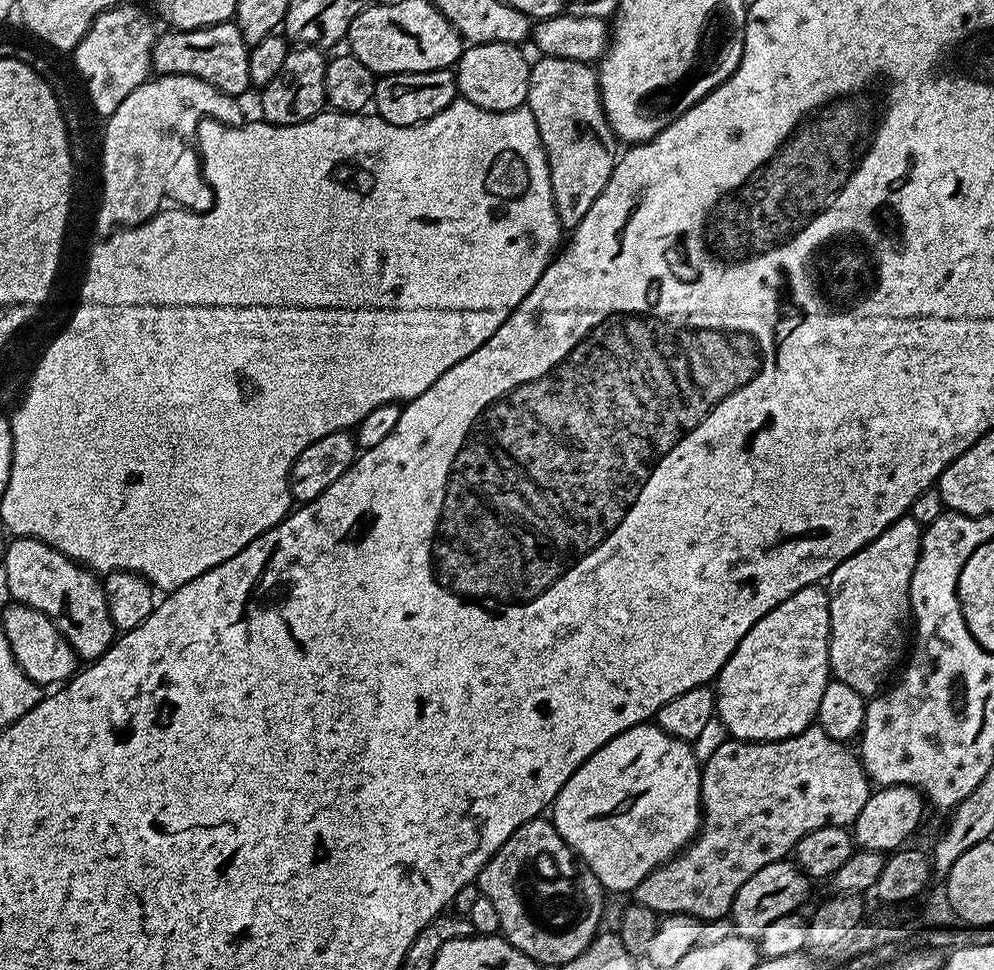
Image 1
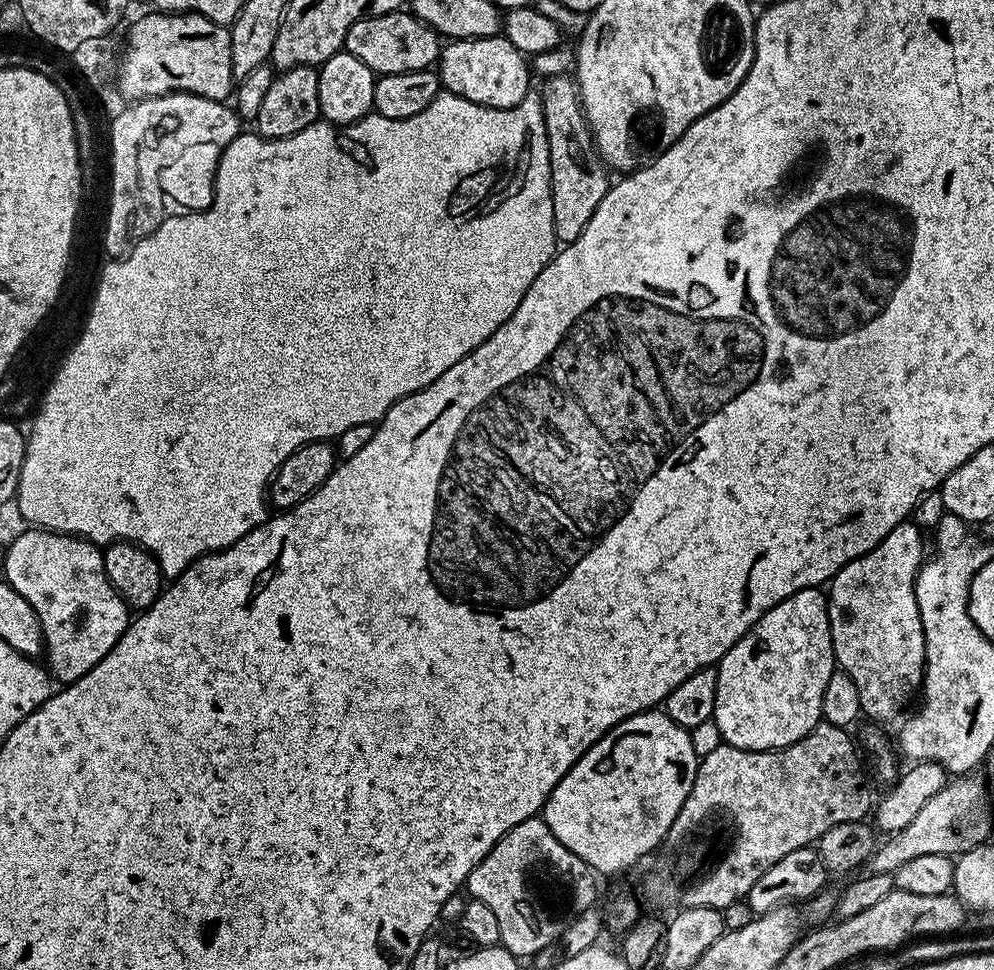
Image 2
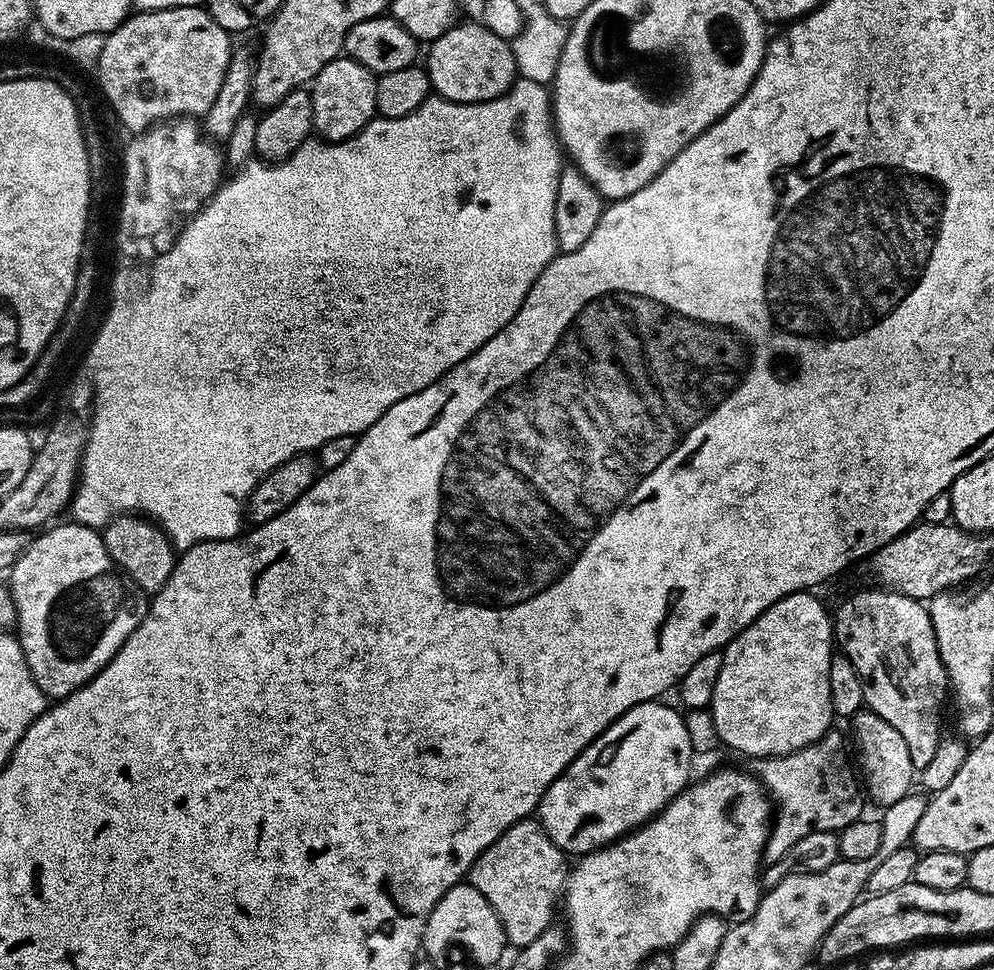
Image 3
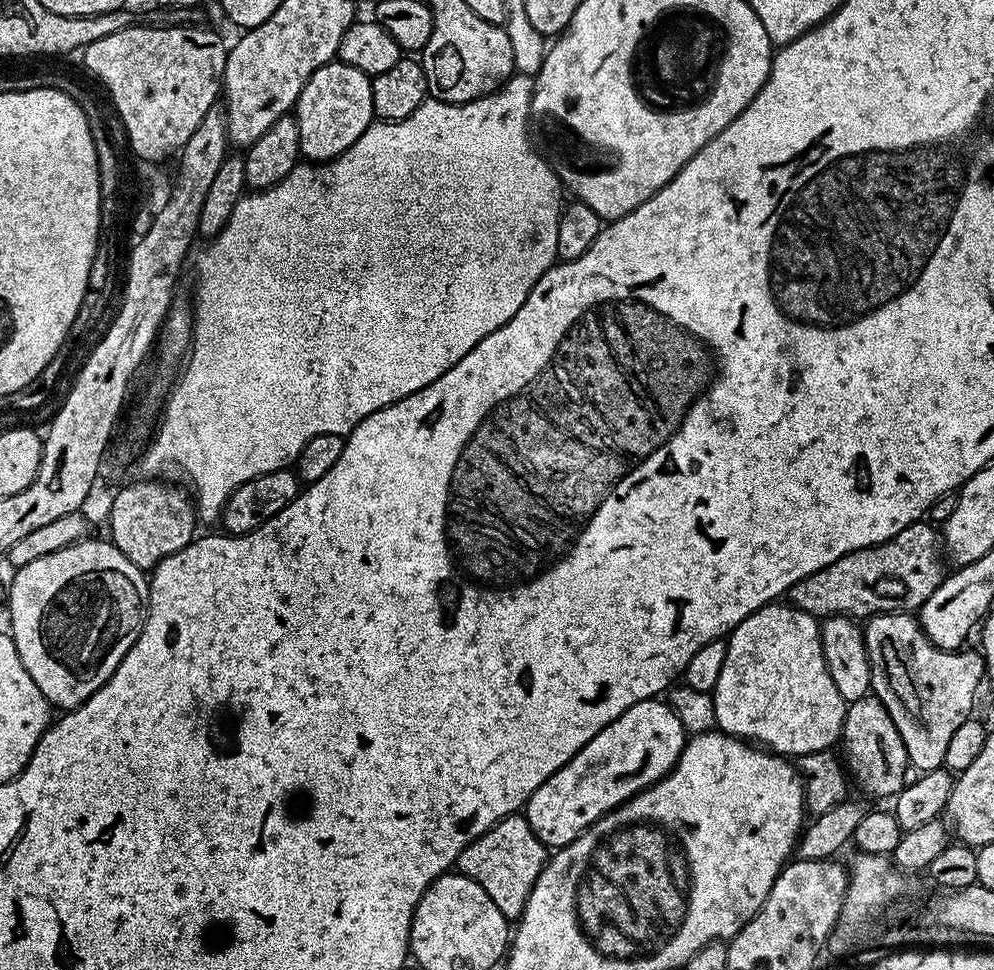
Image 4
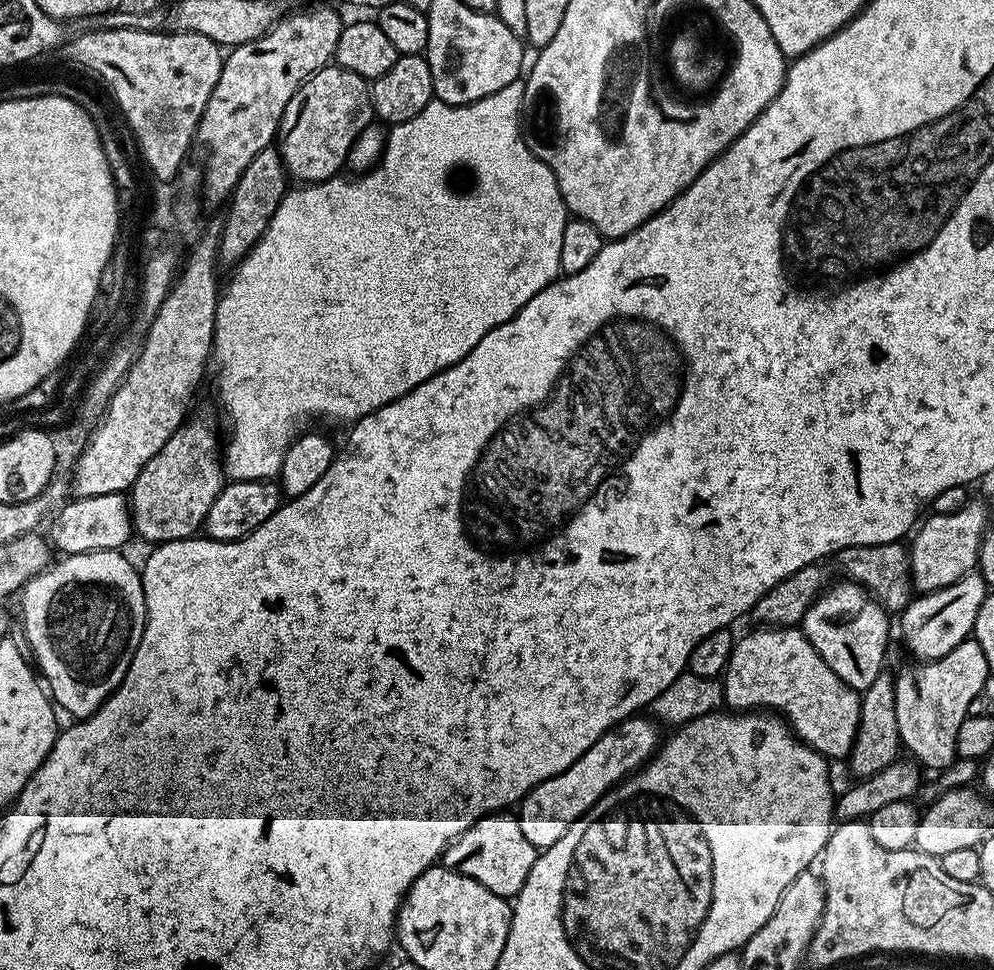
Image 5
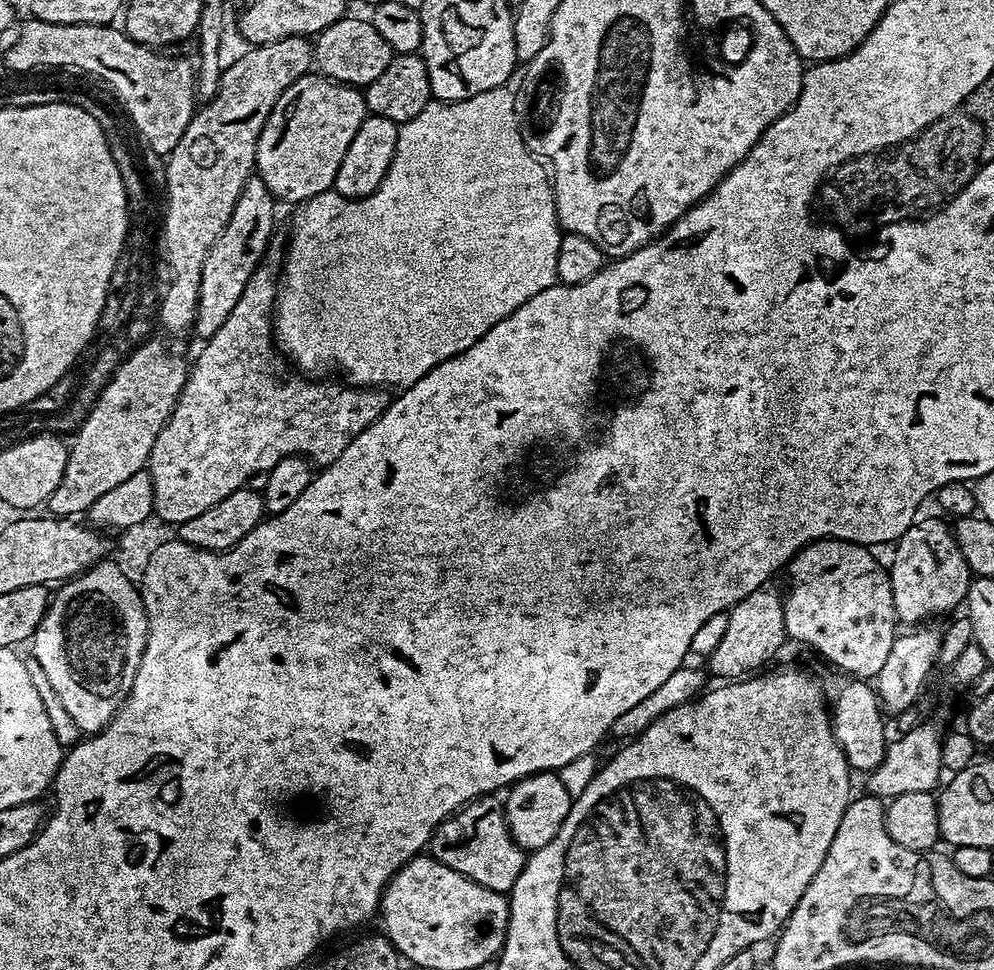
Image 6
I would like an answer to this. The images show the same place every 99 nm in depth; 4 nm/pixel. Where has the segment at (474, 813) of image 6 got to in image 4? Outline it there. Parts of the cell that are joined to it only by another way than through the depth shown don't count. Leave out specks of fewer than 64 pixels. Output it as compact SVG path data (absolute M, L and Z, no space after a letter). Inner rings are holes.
M517 814L498 821L486 834L470 842L455 867L459 875L469 876L490 894L494 906L502 910L509 922L516 922L524 912L526 898L530 898L530 890L534 890L534 882L548 863L549 855L549 849L534 834L527 815Z

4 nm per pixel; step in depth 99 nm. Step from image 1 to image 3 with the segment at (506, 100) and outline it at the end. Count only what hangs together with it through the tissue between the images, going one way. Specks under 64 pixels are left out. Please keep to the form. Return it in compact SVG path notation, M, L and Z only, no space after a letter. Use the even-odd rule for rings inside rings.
M458 22L446 34L427 45L428 81L432 83L432 92L443 100L453 100L459 104L477 104L498 98L507 92L518 77L512 45L498 38L485 24Z

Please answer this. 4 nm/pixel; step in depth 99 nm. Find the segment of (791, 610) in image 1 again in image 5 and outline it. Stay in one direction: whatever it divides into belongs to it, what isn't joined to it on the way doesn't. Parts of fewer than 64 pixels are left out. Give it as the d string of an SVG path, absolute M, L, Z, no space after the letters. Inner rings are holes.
M760 626L757 629L757 632L746 633L741 640L739 637L732 645L732 653L728 659L728 666L722 673L724 704L732 710L775 710L788 721L789 728L796 733L799 740L803 744L809 744L815 752L821 752L825 758L833 758L832 756L848 758L855 744L856 732L859 730L861 693L852 689L846 682L842 682L842 678L838 678L838 674L834 674L834 670L830 670L830 666L826 666L822 654L818 654L818 650L814 650L814 646L805 638L803 631L799 627L778 628L775 626Z

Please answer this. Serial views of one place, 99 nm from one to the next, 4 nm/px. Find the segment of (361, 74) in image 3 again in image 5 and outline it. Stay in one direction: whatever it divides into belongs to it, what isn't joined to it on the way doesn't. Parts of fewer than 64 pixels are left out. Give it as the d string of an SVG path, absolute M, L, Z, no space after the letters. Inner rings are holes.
M339 66L319 68L306 83L300 85L294 98L286 102L286 110L280 119L278 147L280 157L284 159L284 171L300 184L317 184L337 175L343 169L340 167L347 162L356 139L367 130L371 120L374 120L374 113L369 81Z

